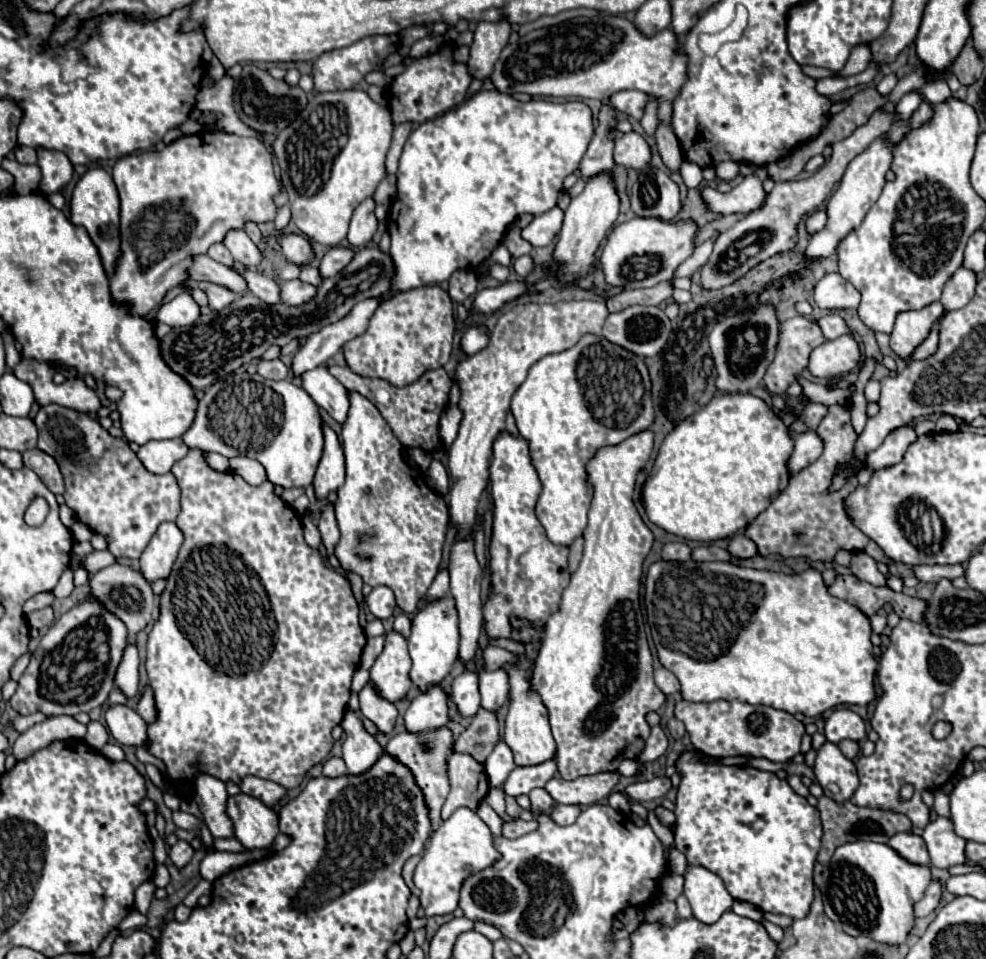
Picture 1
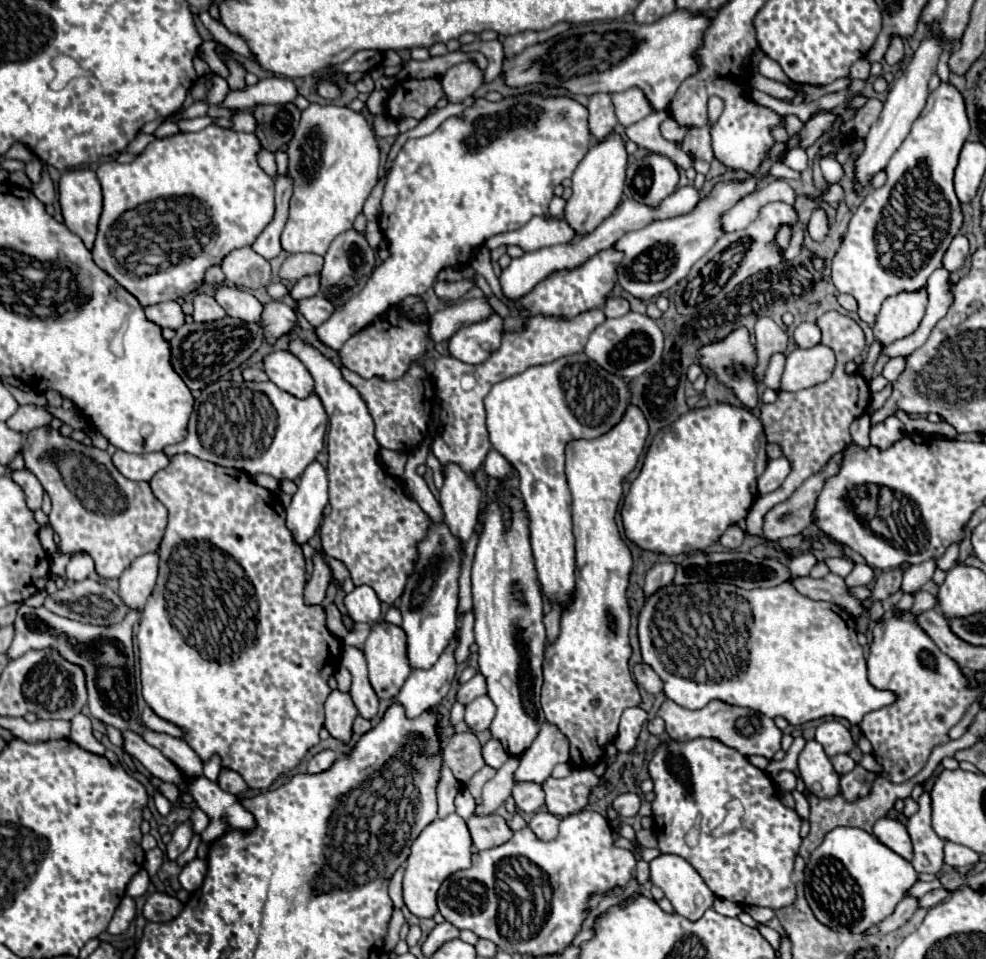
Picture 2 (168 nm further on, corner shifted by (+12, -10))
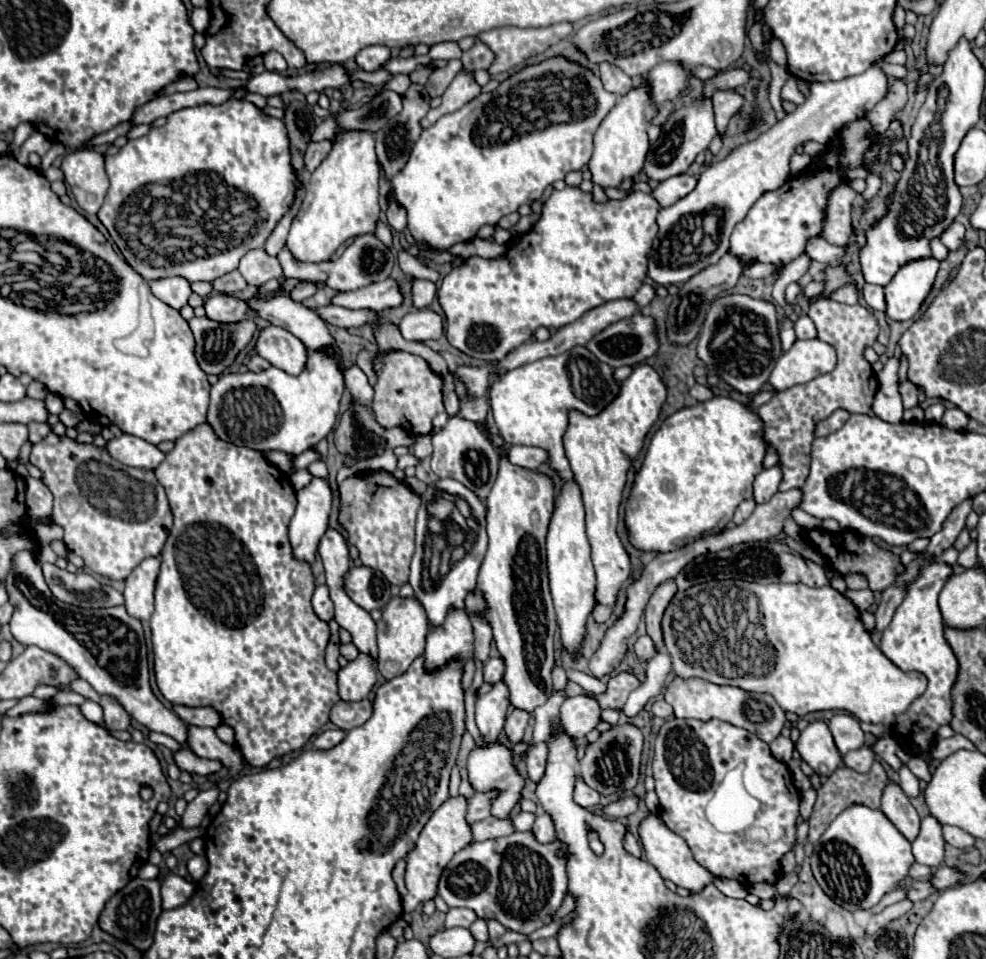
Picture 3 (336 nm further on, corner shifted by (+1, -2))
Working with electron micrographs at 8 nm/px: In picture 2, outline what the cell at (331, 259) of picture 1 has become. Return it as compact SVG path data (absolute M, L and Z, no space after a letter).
M310 274L310 276L304 276L300 278L292 290L290 290L290 296L294 300L300 300L300 298L310 298L310 296L316 296L322 292L322 282L320 282L320 274Z

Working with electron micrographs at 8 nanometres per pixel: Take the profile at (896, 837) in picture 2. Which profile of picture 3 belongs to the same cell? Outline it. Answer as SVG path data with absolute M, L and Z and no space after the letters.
M893 780L887 782L883 788L883 798L881 798L881 812L895 824L895 828L909 840L913 842L919 832L919 814L911 806L909 798L901 790L899 784Z

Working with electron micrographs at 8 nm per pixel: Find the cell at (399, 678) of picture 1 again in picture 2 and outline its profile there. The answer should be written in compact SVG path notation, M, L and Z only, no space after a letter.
M380 622L372 626L372 632L366 640L364 646L364 656L368 662L368 672L370 672L370 684L380 700L392 700L400 692L402 684L410 676L410 666L406 664L406 636L402 636L400 626L392 626L386 622Z

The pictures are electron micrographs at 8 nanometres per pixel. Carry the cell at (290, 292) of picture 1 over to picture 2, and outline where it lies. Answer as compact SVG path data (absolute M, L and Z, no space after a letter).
M312 296L312 298L304 298L304 300L296 300L294 310L298 314L302 314L316 328L318 324L322 324L324 320L330 318L330 314L334 312L334 304L328 302L324 296Z

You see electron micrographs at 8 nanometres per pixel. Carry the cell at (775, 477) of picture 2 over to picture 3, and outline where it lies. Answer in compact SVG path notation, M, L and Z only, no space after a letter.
M773 466L769 470L763 470L755 482L753 482L753 498L757 504L763 504L767 502L779 488L779 482L781 482L781 468L779 466Z

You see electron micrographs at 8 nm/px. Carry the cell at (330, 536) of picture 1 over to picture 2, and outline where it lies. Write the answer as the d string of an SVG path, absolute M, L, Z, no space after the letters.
M316 550L312 562L314 562L314 572L306 584L304 600L306 600L306 604L320 604L324 600L324 594L326 594L326 588L328 588L332 576L330 576L330 568L320 550Z

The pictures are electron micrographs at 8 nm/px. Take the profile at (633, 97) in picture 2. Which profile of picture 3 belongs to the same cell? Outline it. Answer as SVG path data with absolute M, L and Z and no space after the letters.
M661 62L649 70L647 78L653 88L653 102L661 104L665 100L675 100L687 88L691 72L685 70L681 62Z

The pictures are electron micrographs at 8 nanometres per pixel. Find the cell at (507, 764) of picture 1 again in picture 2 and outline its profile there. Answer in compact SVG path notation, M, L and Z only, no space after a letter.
M494 738L484 744L484 748L482 748L482 758L484 758L486 766L490 766L490 768L494 768L494 770L498 770L498 768L508 760L506 750L504 750L502 744L498 744L498 740L494 740Z

